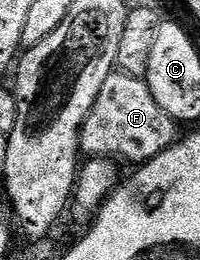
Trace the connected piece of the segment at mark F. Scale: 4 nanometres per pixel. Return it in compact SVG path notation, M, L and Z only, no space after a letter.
M115 72L104 80L104 88L90 109L80 135L80 150L90 158L109 158L141 164L151 162L160 152L179 141L179 123L152 96L141 77Z

